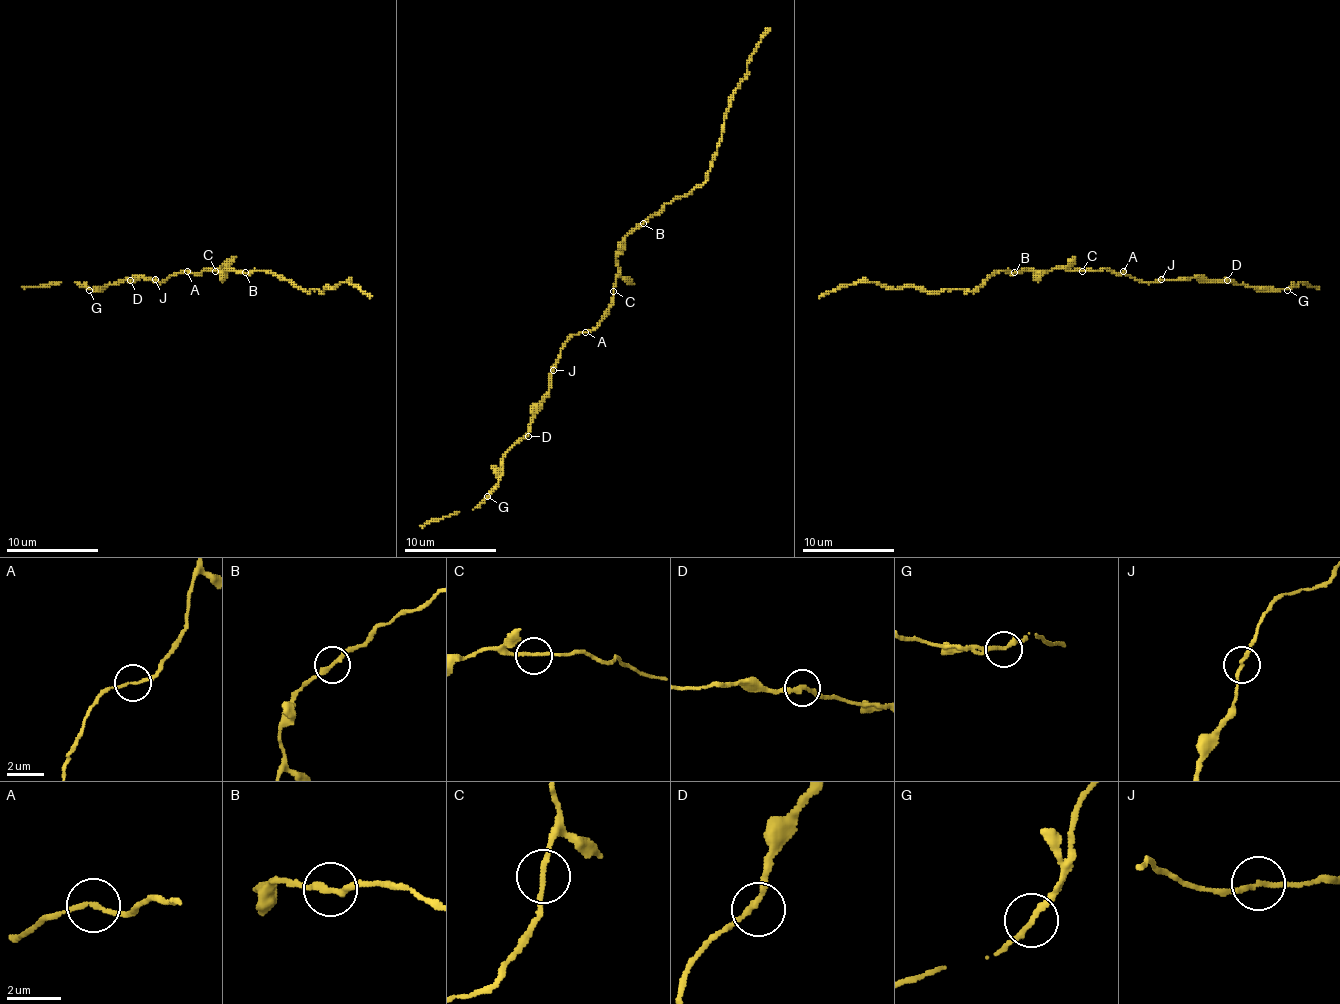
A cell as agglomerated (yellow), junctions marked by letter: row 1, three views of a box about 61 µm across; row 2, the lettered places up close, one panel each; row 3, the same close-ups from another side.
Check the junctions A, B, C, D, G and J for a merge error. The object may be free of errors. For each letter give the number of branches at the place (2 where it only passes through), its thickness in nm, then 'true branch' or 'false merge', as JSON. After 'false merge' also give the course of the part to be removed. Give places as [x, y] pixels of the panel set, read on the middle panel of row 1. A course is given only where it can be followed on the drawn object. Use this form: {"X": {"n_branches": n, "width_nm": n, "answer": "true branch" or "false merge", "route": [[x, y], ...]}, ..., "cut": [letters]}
{"A": {"n_branches": 2, "width_nm": 150, "answer": "true branch"}, "B": {"n_branches": 2, "width_nm": 240, "answer": "true branch"}, "C": {"n_branches": 2, "width_nm": 180, "answer": "true branch"}, "D": {"n_branches": 2, "width_nm": 220, "answer": "true branch"}, "G": {"n_branches": 2, "width_nm": 200, "answer": "true branch"}, "J": {"n_branches": 2, "width_nm": 180, "answer": "true branch"}, "cut": []}

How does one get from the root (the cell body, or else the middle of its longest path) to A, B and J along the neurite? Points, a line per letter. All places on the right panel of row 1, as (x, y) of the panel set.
A: (1079, 271), (1123, 271)
B: (1079, 271), (1052, 268), (1015, 273)
J: (1079, 271), (1109, 268), (1116, 273), (1123, 271), (1142, 282), (1160, 280)

